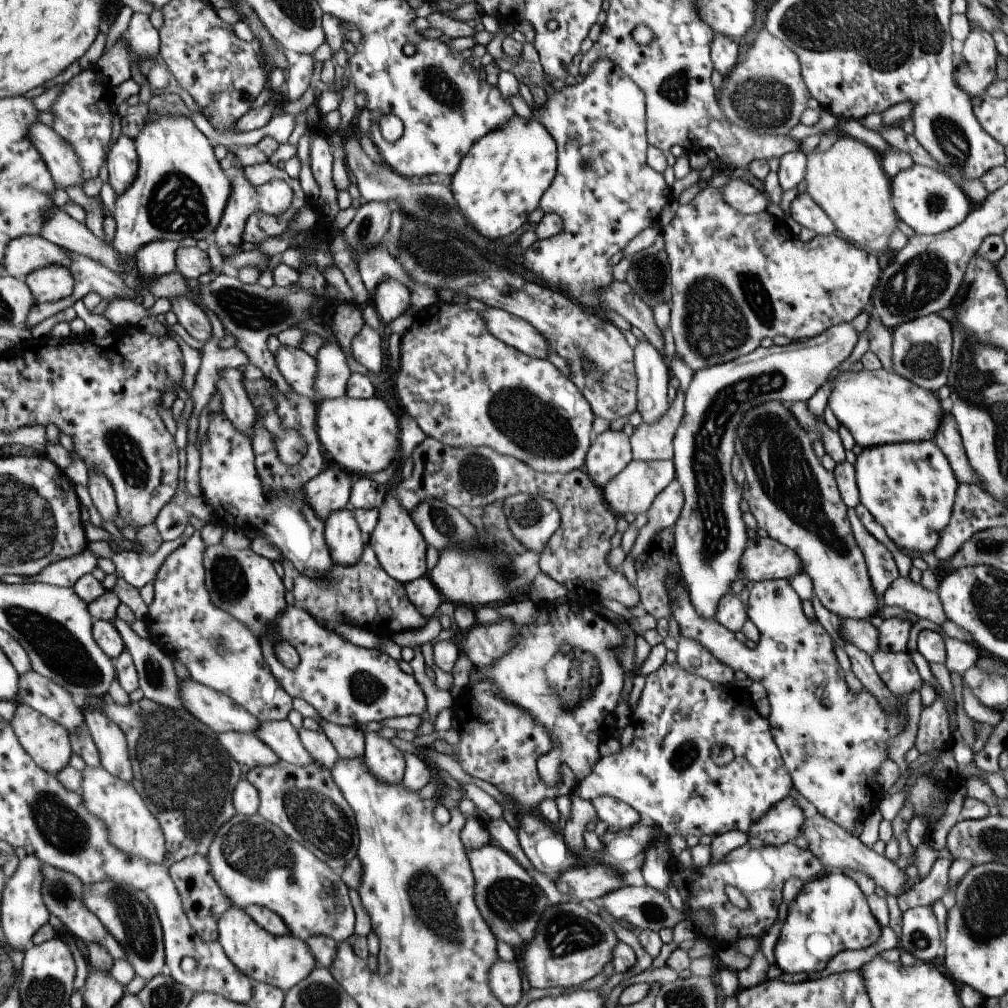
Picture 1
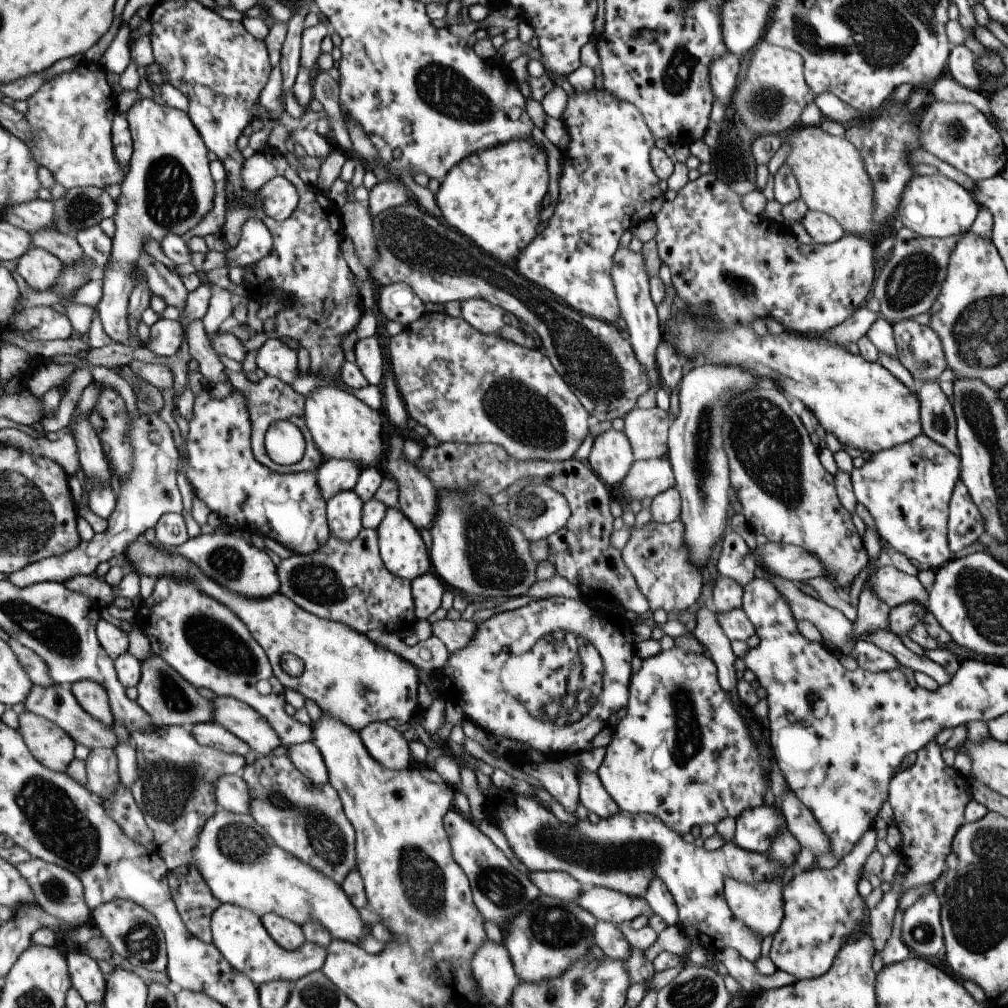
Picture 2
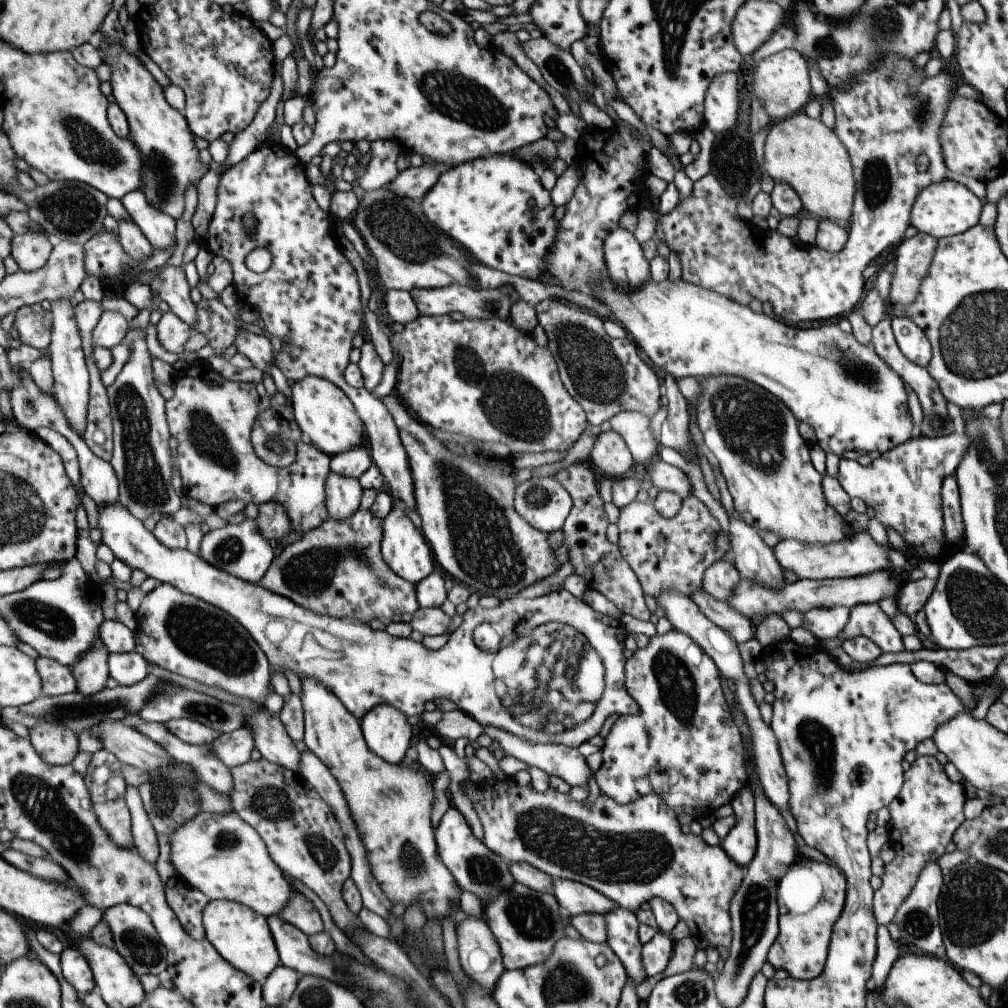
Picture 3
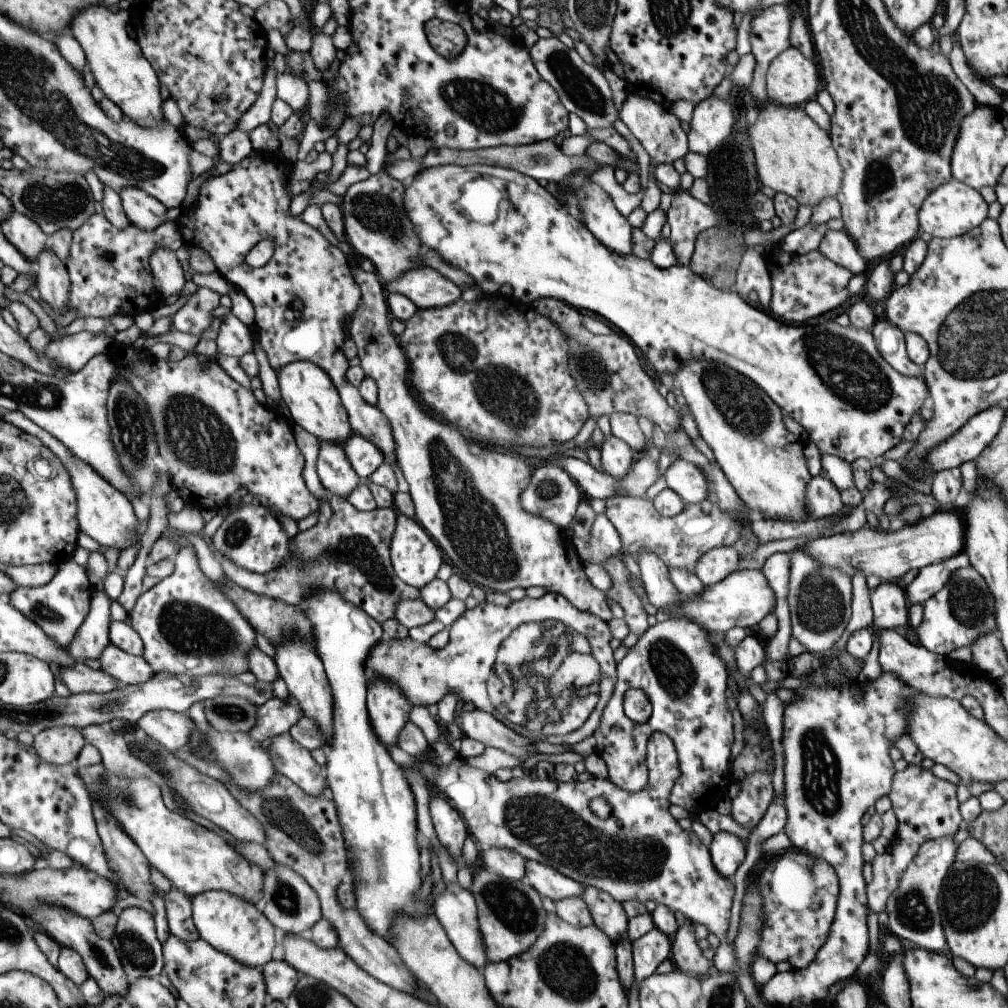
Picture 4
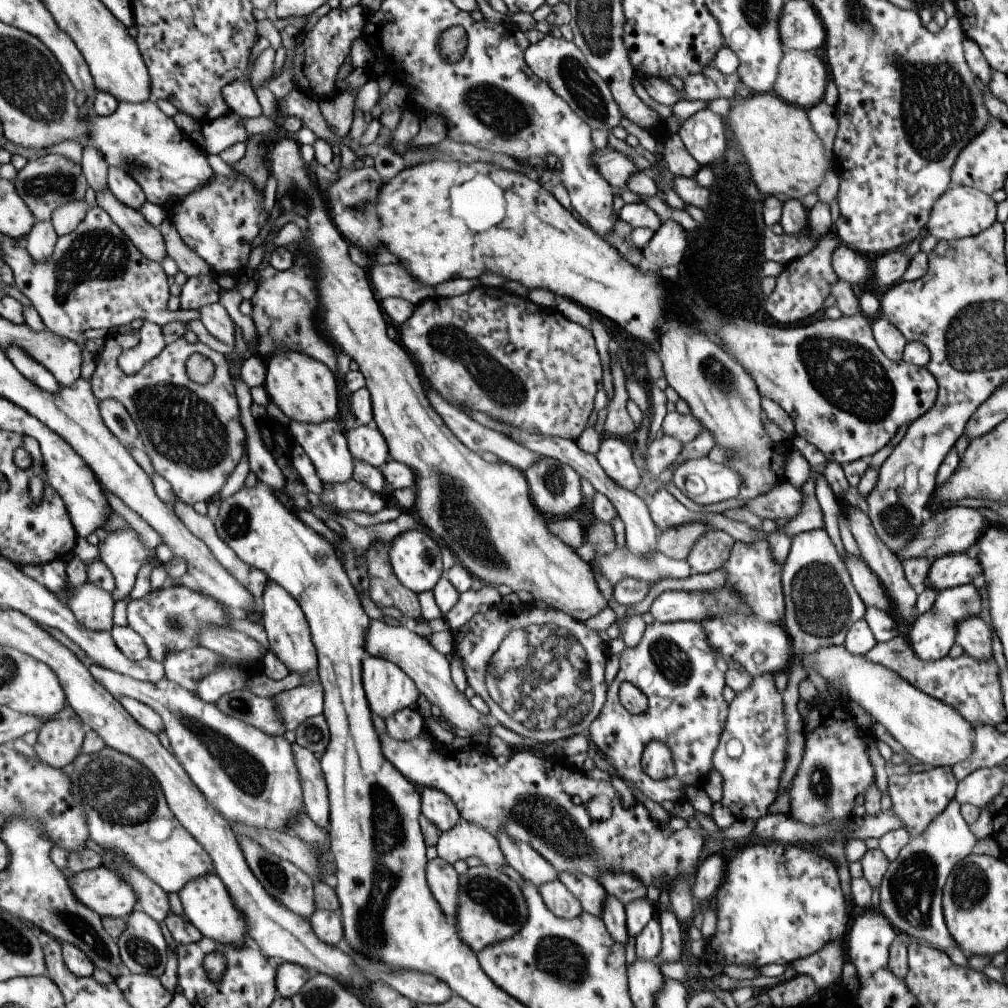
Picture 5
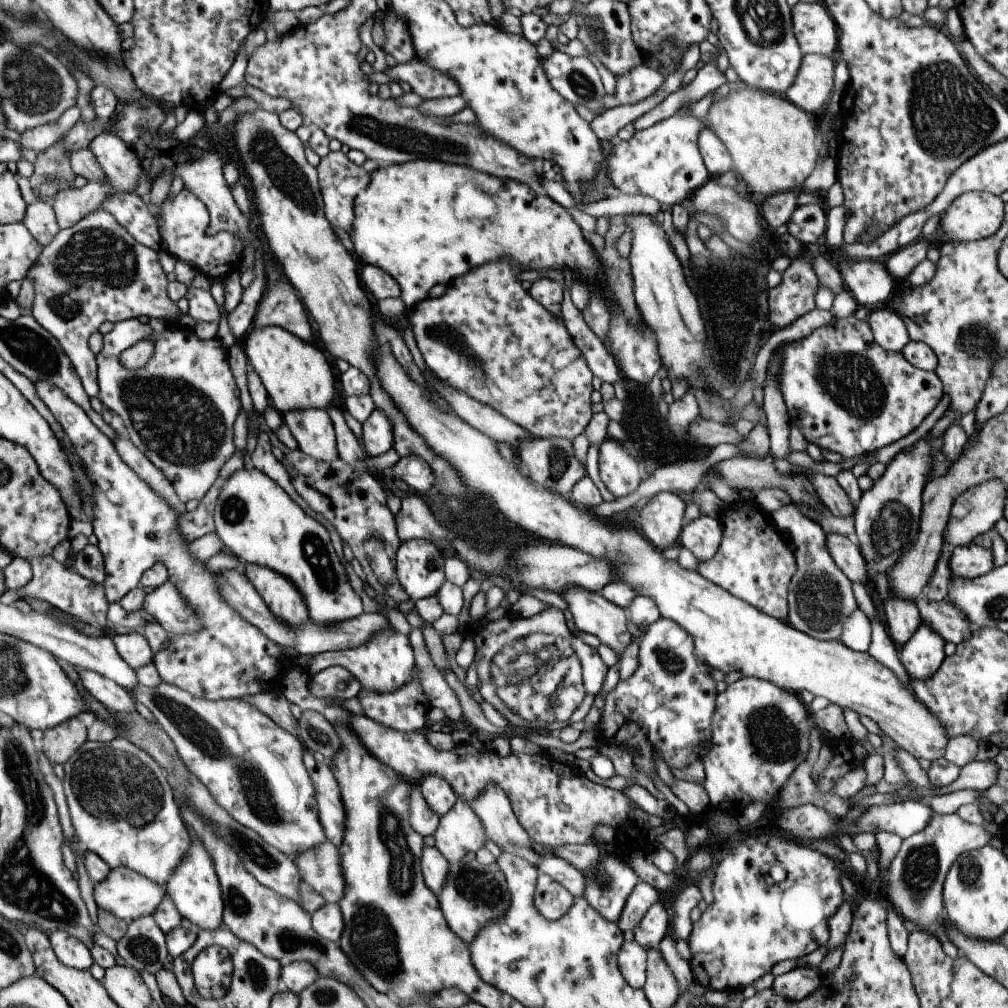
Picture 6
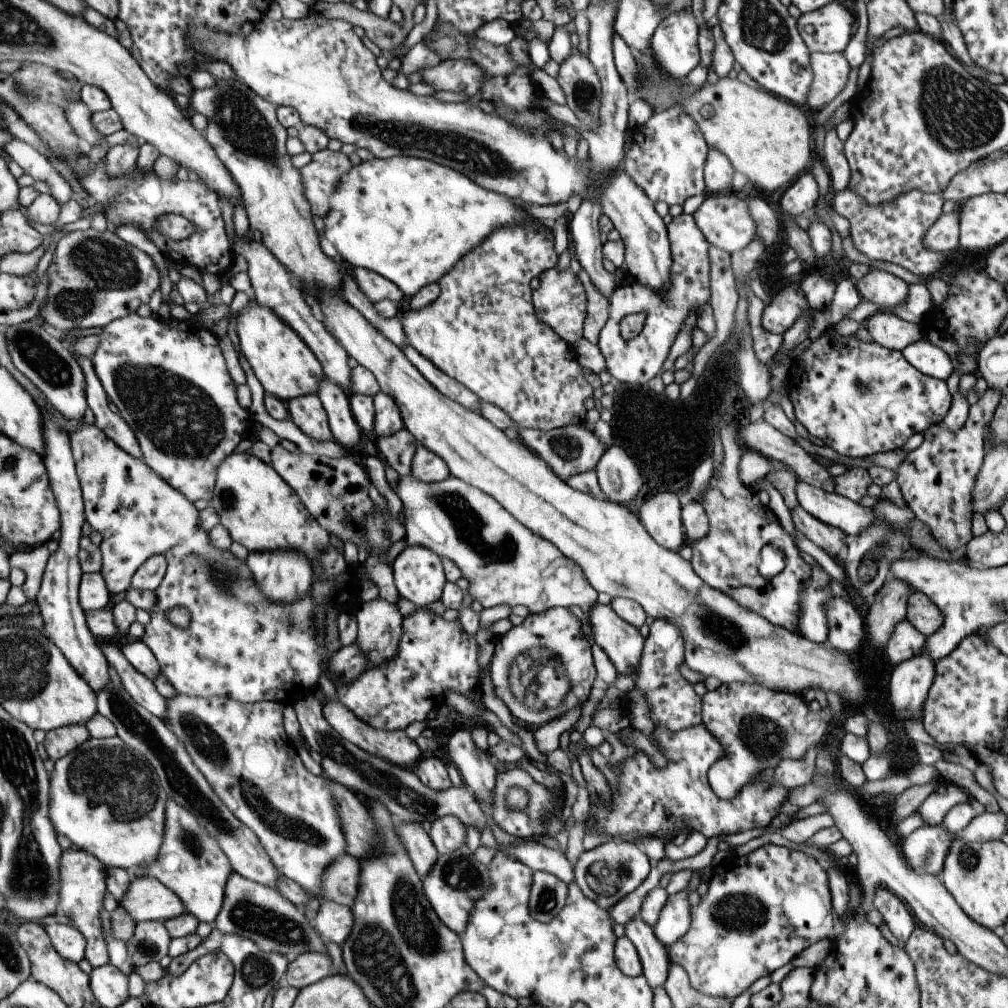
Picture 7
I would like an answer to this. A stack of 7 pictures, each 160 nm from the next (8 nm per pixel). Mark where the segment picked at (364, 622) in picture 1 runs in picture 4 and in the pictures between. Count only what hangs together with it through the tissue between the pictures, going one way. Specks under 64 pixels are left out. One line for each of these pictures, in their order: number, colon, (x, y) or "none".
2: (345, 582)
3: (337, 570)
4: (349, 551)

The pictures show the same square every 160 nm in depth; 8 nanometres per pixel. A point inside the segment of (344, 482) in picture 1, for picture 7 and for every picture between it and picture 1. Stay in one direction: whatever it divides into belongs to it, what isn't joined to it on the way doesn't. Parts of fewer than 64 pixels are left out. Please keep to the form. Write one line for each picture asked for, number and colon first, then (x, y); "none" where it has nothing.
2: (332, 476)
3: (352, 463)
4: (364, 458)
5: (366, 445)
6: (376, 433)
7: (387, 420)

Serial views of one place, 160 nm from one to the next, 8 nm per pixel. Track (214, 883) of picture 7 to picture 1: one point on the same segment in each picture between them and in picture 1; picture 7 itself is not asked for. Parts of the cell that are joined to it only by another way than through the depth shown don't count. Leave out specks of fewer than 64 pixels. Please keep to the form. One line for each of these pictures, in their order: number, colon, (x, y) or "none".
1: (281, 961)
2: (237, 934)
3: (241, 936)
4: (234, 927)
5: (206, 904)
6: (193, 888)

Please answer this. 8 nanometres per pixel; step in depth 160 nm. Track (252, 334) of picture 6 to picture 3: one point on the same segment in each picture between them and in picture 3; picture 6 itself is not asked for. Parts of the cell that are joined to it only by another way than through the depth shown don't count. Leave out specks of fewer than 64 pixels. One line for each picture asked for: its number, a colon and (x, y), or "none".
3: (322, 411)
4: (313, 403)
5: (304, 390)

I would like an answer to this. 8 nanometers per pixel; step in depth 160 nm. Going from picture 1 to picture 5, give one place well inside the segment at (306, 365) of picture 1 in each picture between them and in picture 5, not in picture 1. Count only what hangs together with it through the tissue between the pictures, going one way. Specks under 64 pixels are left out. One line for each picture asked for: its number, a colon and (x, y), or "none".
2: (276, 357)
3: (258, 350)
4: (234, 338)
5: (214, 318)

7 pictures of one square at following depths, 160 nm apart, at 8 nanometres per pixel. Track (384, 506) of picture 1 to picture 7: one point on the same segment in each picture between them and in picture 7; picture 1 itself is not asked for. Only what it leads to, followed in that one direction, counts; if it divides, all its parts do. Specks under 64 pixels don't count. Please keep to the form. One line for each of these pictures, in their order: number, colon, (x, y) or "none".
2: (400, 548)
3: (403, 548)
4: (415, 558)
5: (414, 556)
6: (418, 565)
7: (417, 573)

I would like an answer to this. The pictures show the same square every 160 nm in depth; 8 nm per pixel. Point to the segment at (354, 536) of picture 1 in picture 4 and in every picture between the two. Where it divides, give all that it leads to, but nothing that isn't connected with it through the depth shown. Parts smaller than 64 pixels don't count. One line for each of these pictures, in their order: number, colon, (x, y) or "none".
2: (343, 510)
3: (342, 495)
4: (333, 469)

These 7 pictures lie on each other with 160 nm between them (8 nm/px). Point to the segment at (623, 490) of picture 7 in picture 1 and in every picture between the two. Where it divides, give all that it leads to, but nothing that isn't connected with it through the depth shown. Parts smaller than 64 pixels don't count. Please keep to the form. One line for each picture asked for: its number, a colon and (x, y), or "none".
1: (609, 452)
2: (610, 457)
3: (610, 457)
4: (616, 458)
5: (614, 457)
6: (618, 471)

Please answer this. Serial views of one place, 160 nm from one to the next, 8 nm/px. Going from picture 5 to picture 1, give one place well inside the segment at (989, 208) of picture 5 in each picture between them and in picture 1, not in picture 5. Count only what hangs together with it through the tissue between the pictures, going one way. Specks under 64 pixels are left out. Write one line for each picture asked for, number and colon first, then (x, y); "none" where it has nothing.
1: (928, 201)
2: (933, 205)
3: (942, 209)
4: (953, 208)

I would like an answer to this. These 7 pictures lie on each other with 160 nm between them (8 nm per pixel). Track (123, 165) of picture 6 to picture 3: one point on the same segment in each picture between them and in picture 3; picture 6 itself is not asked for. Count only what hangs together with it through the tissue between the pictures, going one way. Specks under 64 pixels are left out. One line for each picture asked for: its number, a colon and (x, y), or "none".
3: (158, 228)
4: (143, 211)
5: (121, 186)

